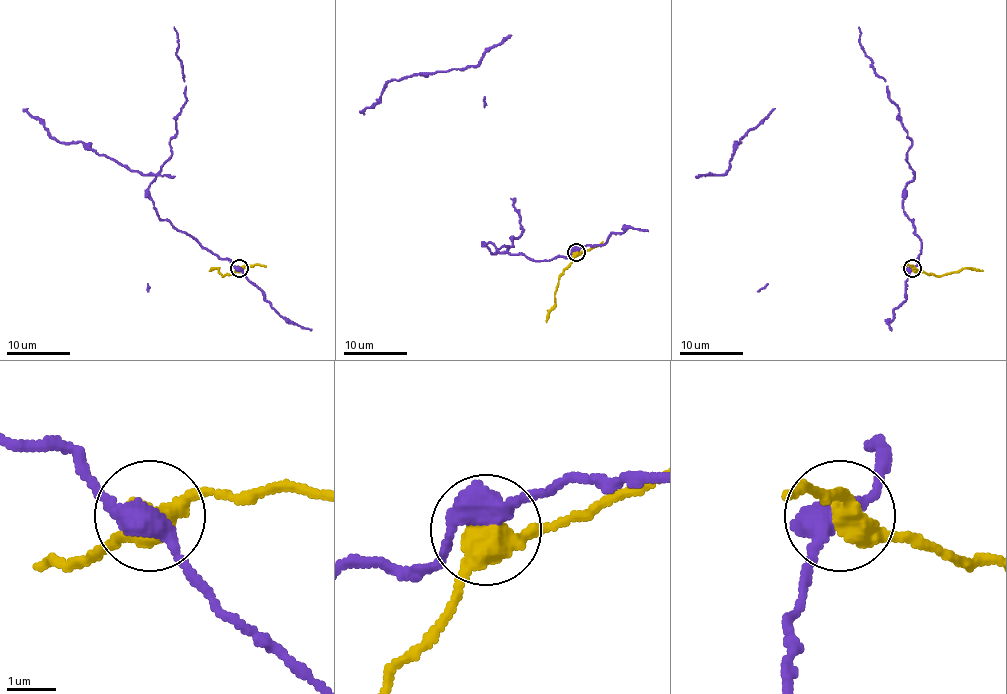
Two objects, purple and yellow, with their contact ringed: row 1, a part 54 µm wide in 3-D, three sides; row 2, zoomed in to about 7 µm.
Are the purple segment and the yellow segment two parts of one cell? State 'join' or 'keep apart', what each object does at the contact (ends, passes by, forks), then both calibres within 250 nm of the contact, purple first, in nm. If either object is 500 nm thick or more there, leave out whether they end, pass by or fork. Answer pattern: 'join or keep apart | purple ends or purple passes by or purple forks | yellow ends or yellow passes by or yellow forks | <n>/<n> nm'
keep apart | purple passes by | yellow passes by | 440/480 nm

